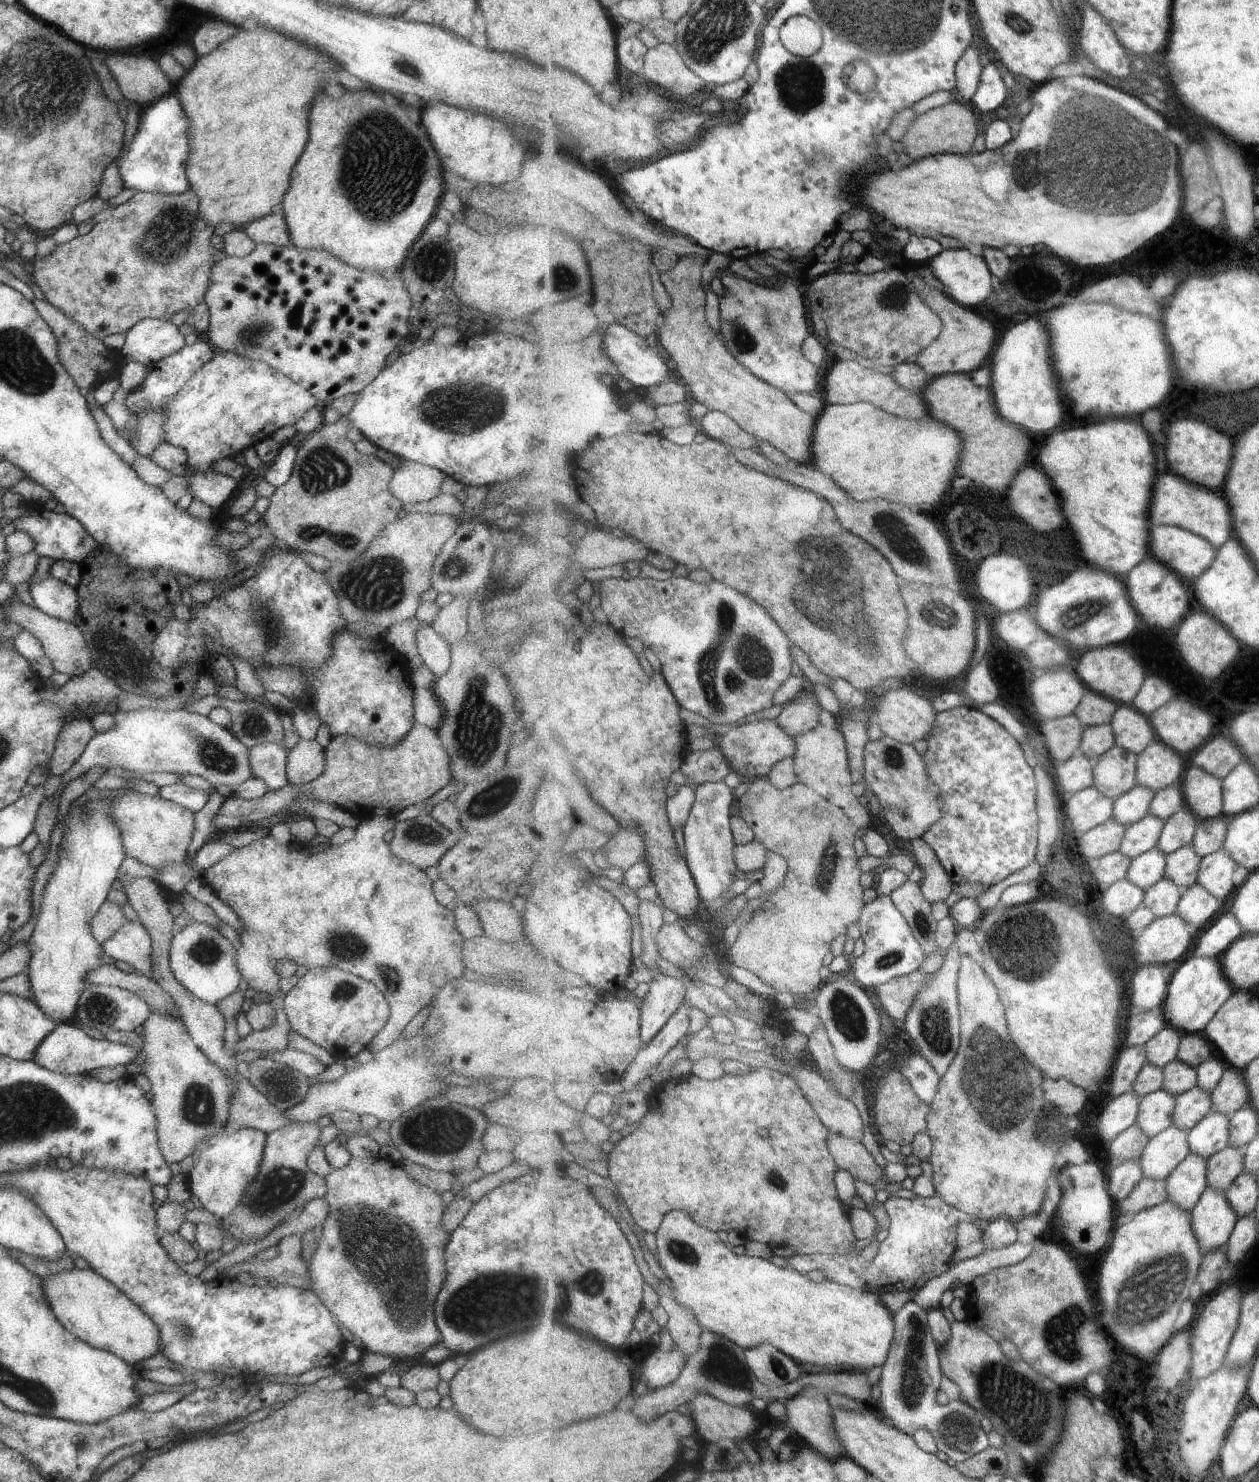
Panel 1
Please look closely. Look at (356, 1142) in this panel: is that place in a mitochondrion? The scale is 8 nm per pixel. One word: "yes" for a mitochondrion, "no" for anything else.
no

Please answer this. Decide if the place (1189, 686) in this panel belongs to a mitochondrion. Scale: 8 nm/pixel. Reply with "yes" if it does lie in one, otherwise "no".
no

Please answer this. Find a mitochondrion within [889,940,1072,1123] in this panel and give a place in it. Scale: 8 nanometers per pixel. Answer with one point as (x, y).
(935, 1027)

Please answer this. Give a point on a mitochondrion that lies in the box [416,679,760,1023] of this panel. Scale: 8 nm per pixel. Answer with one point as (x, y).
(497, 794)

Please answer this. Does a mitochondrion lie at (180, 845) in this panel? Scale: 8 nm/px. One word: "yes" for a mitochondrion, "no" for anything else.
no

